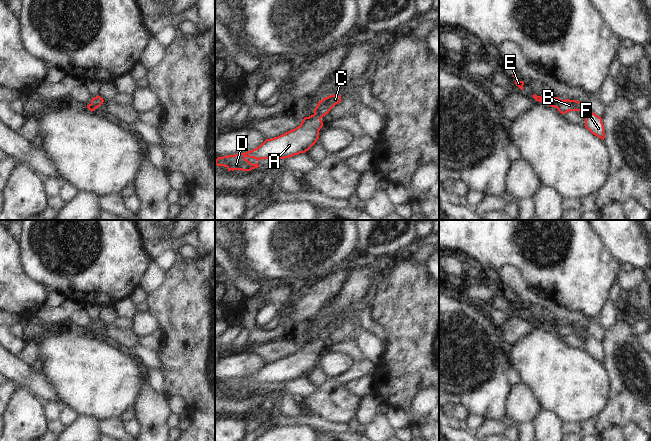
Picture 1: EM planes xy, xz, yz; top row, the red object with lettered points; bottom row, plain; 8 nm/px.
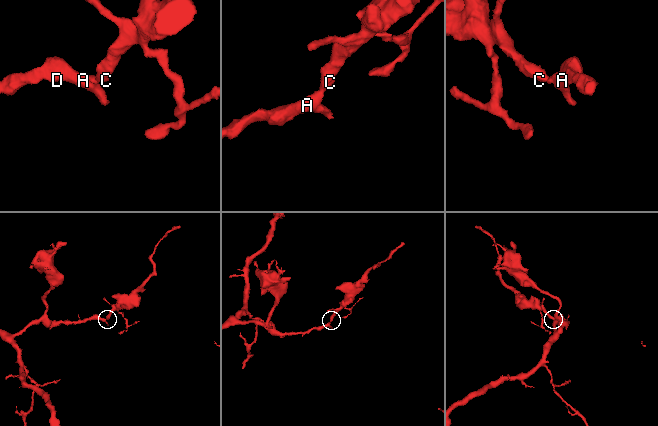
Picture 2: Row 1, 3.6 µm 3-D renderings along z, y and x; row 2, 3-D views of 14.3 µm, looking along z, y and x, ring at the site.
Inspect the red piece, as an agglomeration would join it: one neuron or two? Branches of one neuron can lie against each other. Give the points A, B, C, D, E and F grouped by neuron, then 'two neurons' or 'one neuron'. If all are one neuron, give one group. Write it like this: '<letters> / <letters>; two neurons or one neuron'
A B C D E F; one neuron

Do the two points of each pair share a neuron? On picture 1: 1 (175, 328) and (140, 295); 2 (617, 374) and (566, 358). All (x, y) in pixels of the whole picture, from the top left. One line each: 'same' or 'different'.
1: different
2: different

